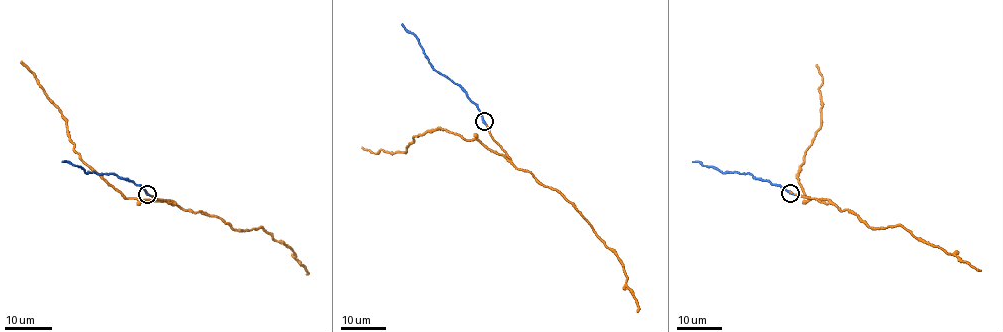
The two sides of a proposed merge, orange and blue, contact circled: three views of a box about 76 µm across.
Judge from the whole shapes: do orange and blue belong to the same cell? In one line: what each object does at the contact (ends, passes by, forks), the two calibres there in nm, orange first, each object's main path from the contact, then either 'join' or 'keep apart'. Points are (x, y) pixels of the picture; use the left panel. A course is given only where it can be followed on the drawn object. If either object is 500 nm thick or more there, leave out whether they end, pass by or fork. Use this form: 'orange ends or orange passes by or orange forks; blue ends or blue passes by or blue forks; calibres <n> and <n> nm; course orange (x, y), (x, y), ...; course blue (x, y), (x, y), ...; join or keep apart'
orange ends; blue ends; calibres 360 and 130 nm; course orange (147, 194), (173, 205), (167, 200), (125, 198), (88, 166), (69, 138), (61, 111), (21, 61); course blue (147, 194), (141, 186), (113, 173), (86, 173), (80, 166), (62, 161); join

